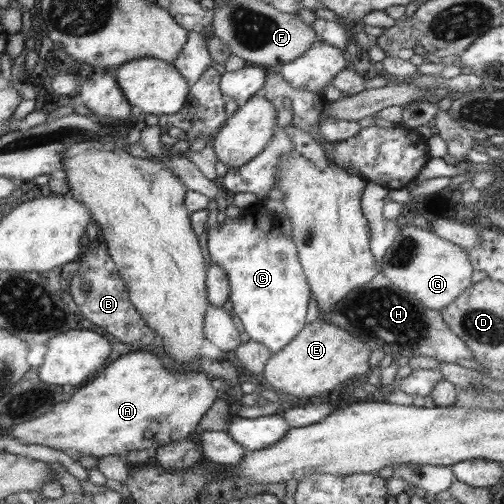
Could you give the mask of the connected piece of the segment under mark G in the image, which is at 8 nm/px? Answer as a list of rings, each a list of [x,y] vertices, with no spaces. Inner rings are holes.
[[[413,224],[400,228],[395,244],[379,260],[381,273],[412,297],[420,298],[429,309],[440,310],[452,304],[460,293],[471,288],[472,266],[467,249],[448,242]]]

